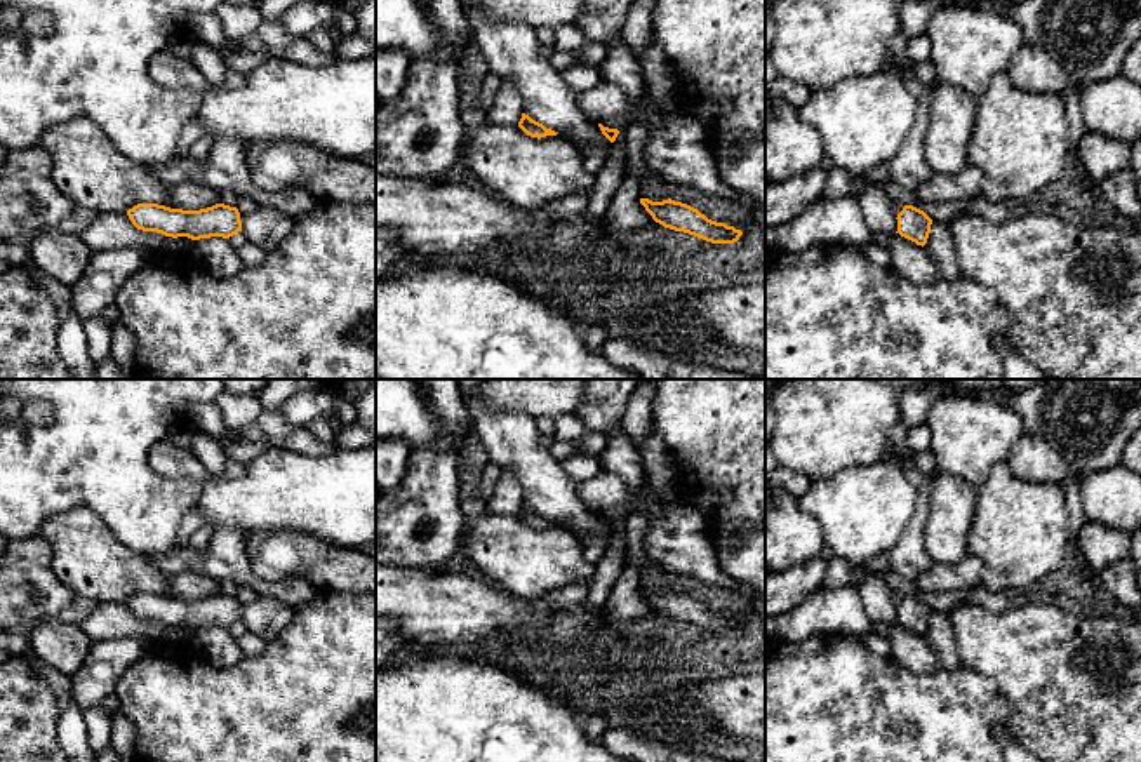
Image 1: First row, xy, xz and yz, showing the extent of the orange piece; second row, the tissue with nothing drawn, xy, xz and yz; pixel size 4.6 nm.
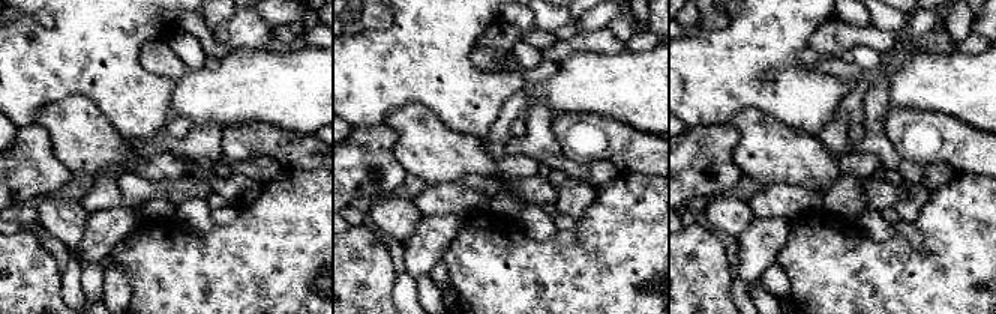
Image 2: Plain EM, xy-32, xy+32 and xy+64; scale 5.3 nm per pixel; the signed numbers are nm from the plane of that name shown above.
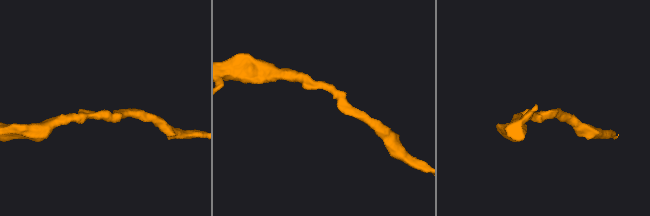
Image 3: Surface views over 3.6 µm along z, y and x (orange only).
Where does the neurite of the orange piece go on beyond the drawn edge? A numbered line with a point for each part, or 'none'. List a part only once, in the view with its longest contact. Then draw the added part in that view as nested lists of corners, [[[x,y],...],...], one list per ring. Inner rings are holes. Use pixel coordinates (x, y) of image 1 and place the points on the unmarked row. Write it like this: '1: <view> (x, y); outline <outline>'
none

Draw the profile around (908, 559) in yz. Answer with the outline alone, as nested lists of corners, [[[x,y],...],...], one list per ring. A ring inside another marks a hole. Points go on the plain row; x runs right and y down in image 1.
[[[936,473],[924,477],[915,501],[915,513],[894,548],[889,551],[889,567],[911,583],[934,564],[924,545],[924,529],[931,511],[934,477]]]

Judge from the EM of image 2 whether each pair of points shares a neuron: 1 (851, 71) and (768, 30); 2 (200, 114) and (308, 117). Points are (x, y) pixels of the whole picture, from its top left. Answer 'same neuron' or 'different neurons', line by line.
1: different neurons
2: same neuron

